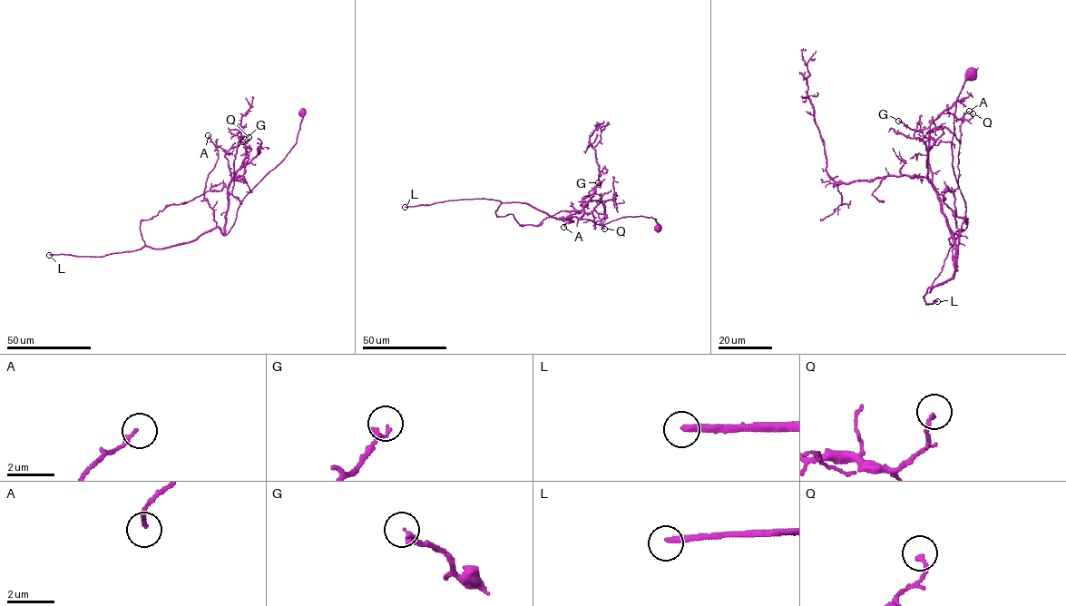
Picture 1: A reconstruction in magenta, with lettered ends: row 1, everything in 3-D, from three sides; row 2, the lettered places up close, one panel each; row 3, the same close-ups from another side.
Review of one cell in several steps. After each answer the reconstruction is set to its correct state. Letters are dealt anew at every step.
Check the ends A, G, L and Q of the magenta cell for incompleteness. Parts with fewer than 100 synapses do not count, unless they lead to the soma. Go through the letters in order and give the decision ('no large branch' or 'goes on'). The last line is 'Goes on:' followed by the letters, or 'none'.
A: no large branch
G: no large branch
L: goes on
Q: no large branch
Goes on: L

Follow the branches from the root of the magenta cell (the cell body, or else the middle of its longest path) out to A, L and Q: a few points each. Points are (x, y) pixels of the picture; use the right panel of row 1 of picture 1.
A: (973, 73), (958, 97), (952, 140), (953, 171), (965, 204), (957, 271), (953, 191), (960, 124), (969, 111)
L: (973, 73), (958, 97), (952, 140), (965, 204), (957, 271), (953, 258), (954, 274), (924, 296), (937, 301)
Q: (973, 73), (952, 140), (965, 204), (957, 271), (927, 175), (929, 126), (942, 112), (973, 113)

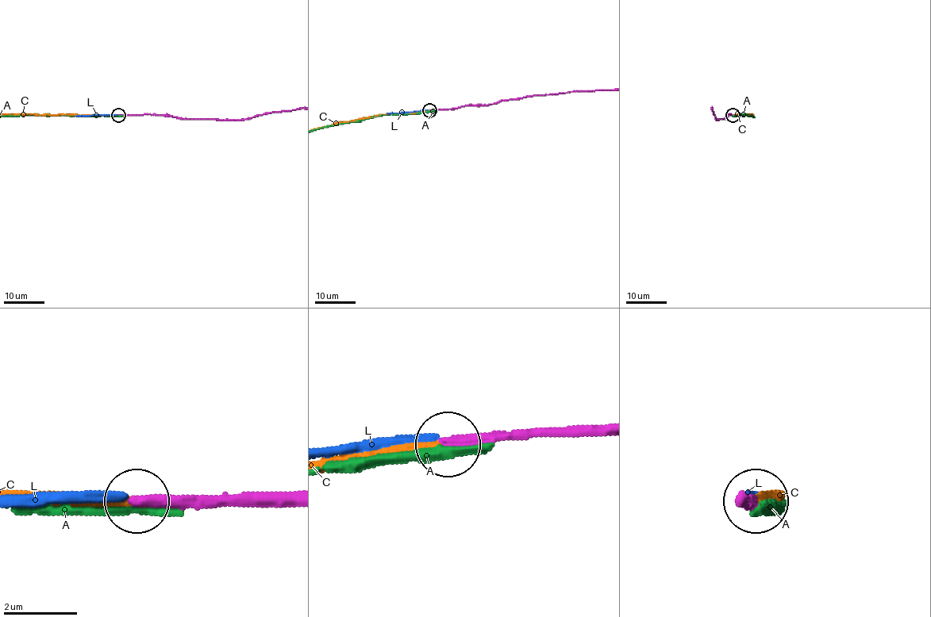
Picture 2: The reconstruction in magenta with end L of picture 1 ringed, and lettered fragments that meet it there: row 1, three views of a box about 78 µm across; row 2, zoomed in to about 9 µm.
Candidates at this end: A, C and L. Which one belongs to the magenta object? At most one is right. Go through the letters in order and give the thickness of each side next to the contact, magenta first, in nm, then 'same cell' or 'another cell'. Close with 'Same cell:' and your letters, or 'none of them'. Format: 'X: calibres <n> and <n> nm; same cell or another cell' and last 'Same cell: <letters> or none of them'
A: calibres 340 and 400 nm; another cell
C: calibres 320 and 190 nm; same cell
L: calibres 280 and 180 nm; another cell
Same cell: C

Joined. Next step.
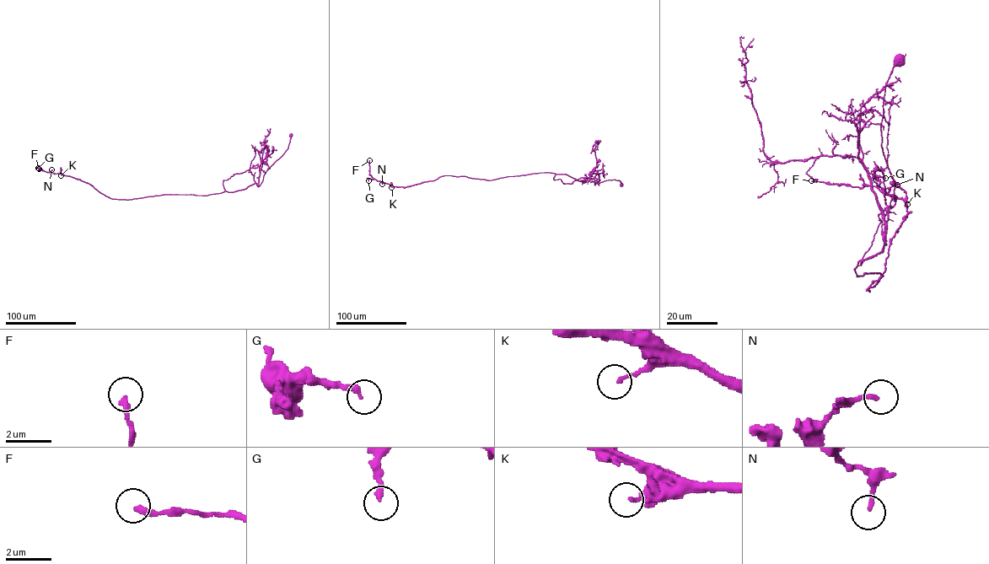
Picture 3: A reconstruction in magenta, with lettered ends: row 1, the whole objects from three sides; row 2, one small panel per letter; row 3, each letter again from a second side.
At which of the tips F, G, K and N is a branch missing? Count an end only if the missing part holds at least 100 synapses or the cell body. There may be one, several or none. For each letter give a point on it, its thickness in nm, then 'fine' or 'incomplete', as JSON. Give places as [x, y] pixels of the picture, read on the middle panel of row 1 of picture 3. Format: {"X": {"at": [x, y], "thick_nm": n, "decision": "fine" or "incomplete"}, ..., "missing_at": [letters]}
{"F": {"at": [369, 160], "thick_nm": 260, "decision": "fine"}, "G": {"at": [368, 180], "thick_nm": 240, "decision": "fine"}, "K": {"at": [391, 187], "thick_nm": 140, "decision": "fine"}, "N": {"at": [382, 184], "thick_nm": 200, "decision": "fine"}, "missing_at": []}

